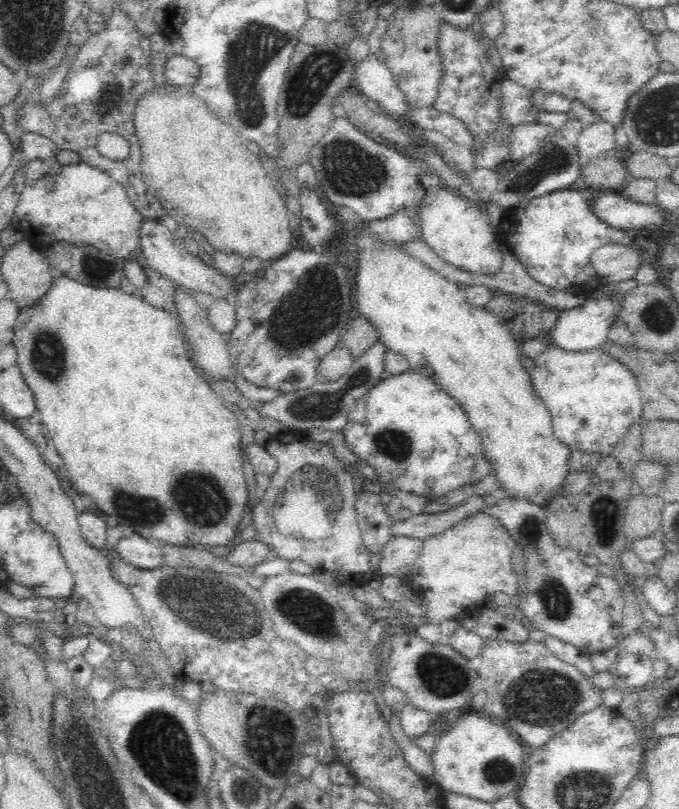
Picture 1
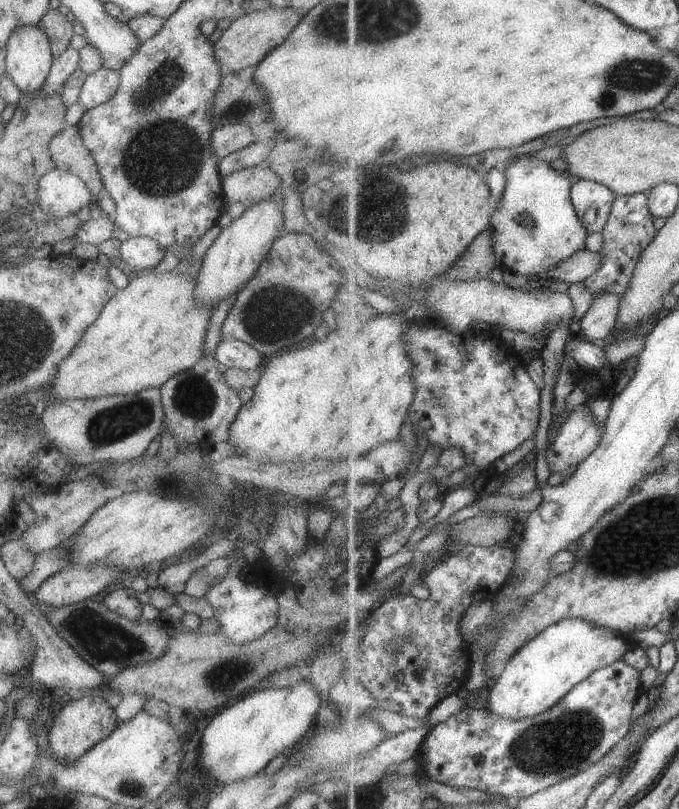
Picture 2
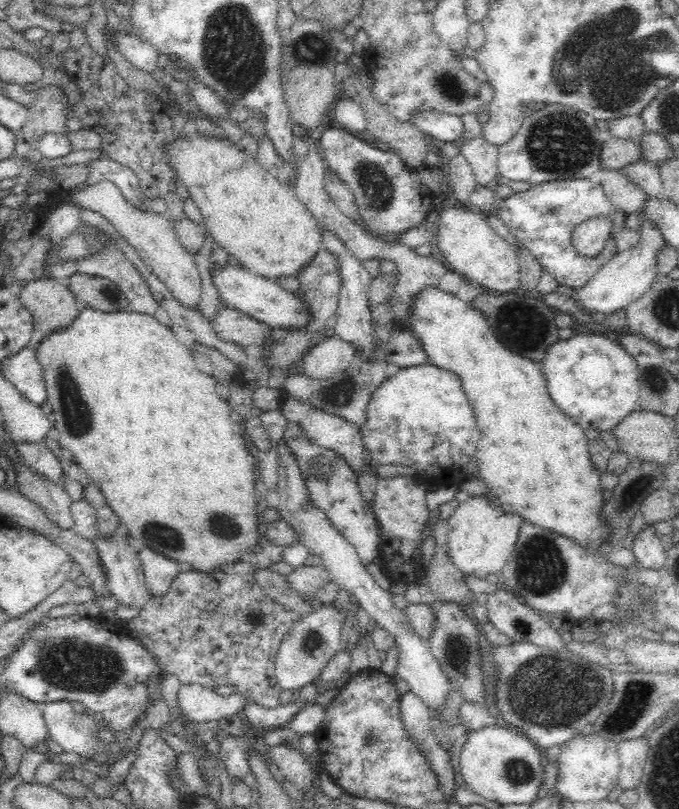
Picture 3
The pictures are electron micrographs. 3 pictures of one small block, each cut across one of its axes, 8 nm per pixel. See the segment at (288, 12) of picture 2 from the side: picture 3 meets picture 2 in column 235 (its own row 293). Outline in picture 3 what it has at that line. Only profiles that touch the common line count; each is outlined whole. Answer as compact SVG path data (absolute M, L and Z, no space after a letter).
M41 276L15 290L33 321L32 343L38 344L49 332L69 325L78 312L73 292L56 279Z

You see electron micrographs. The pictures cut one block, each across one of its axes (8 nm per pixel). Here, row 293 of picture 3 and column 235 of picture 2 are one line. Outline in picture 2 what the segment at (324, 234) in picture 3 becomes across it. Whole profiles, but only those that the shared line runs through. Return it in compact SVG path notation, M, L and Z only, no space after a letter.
M221 339L213 352L214 358L227 366L239 370L255 370L261 362L261 355L255 348L237 339Z

